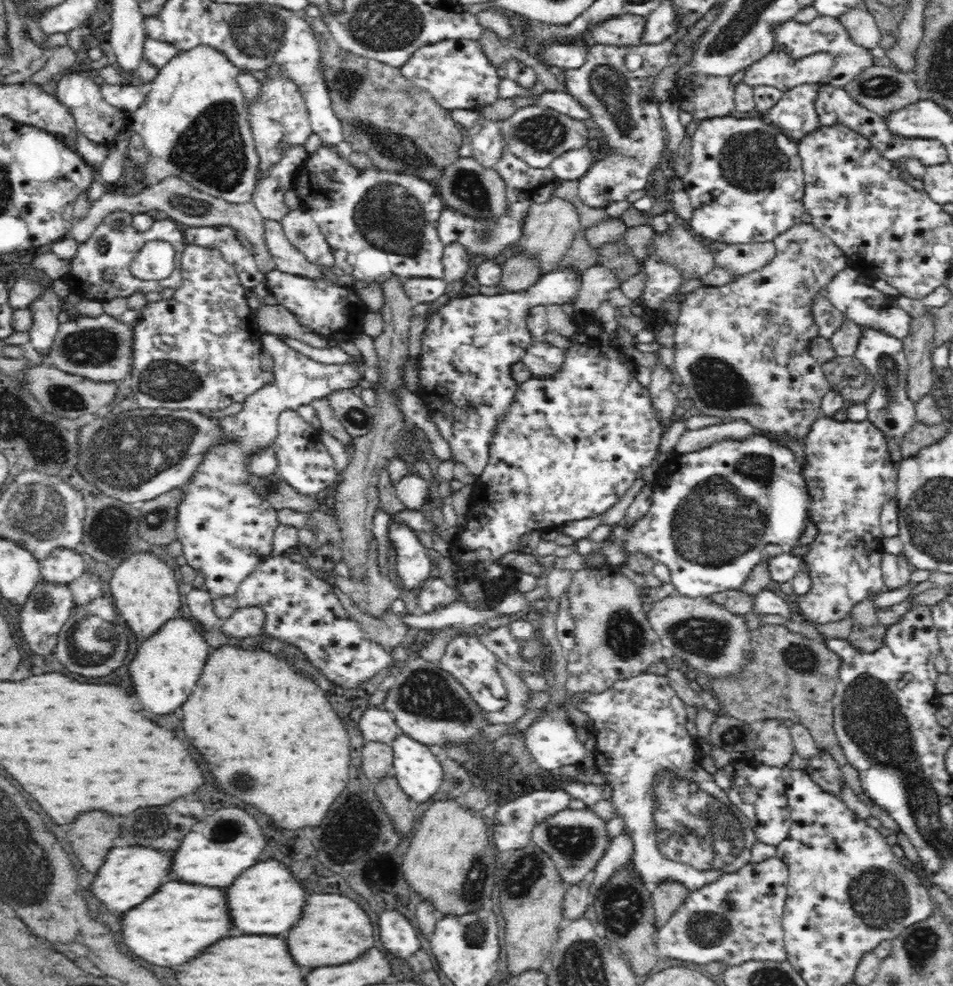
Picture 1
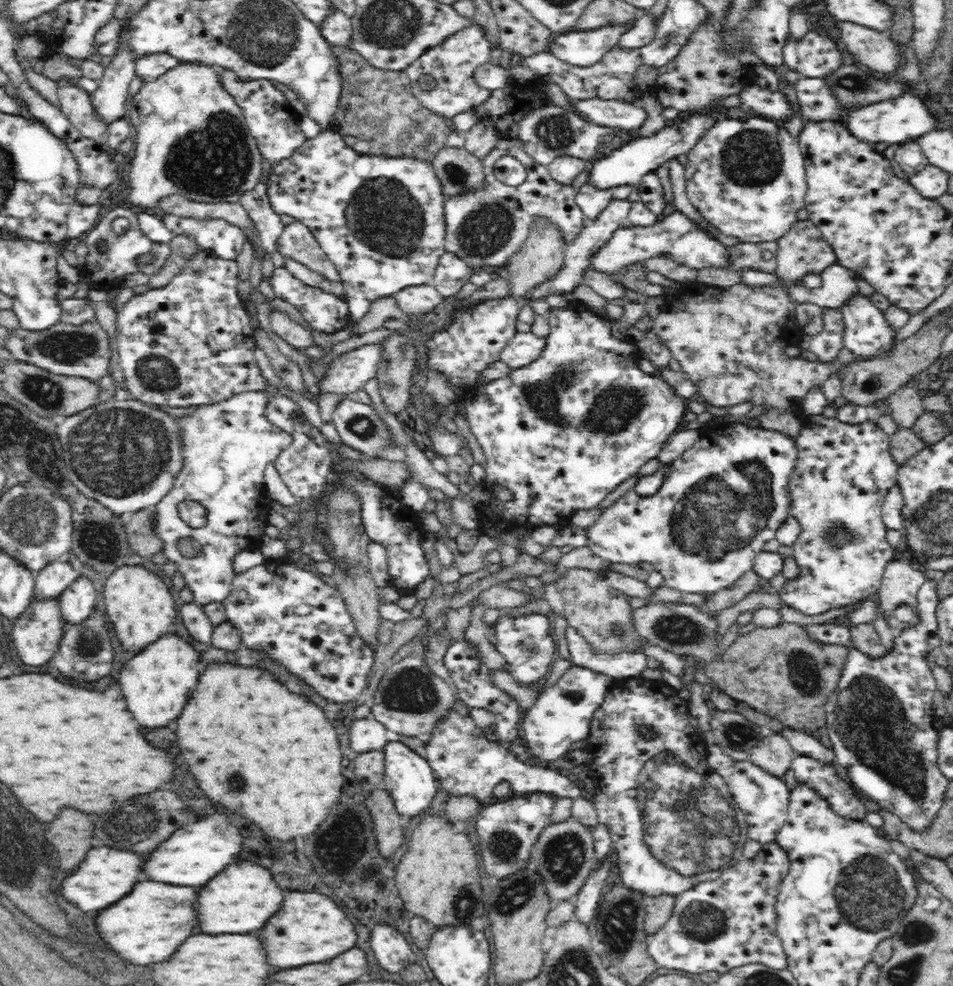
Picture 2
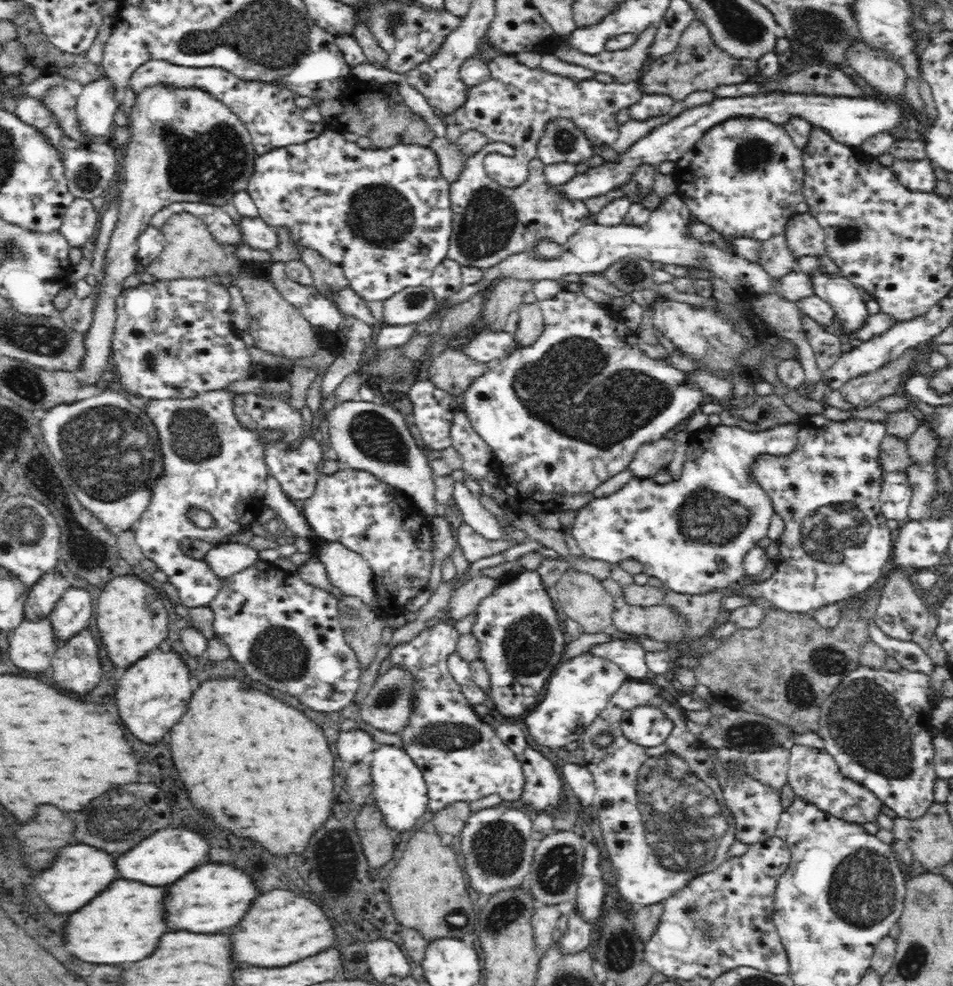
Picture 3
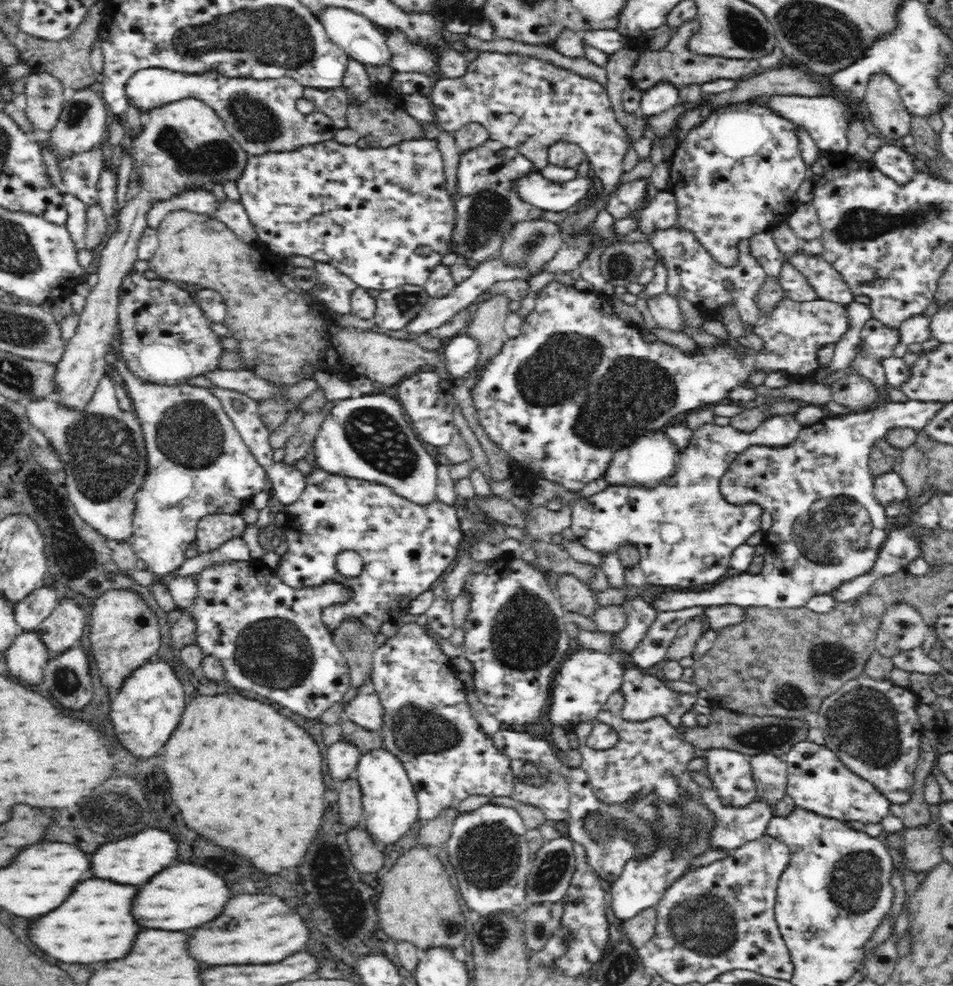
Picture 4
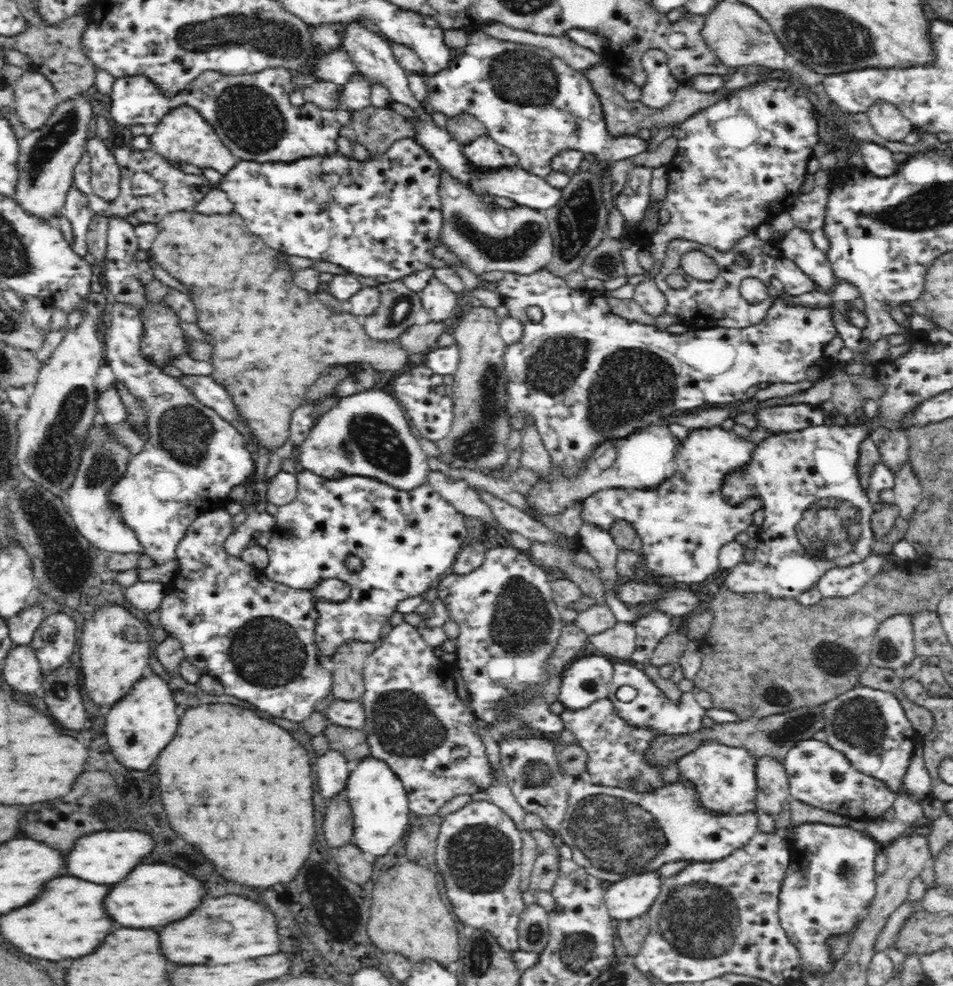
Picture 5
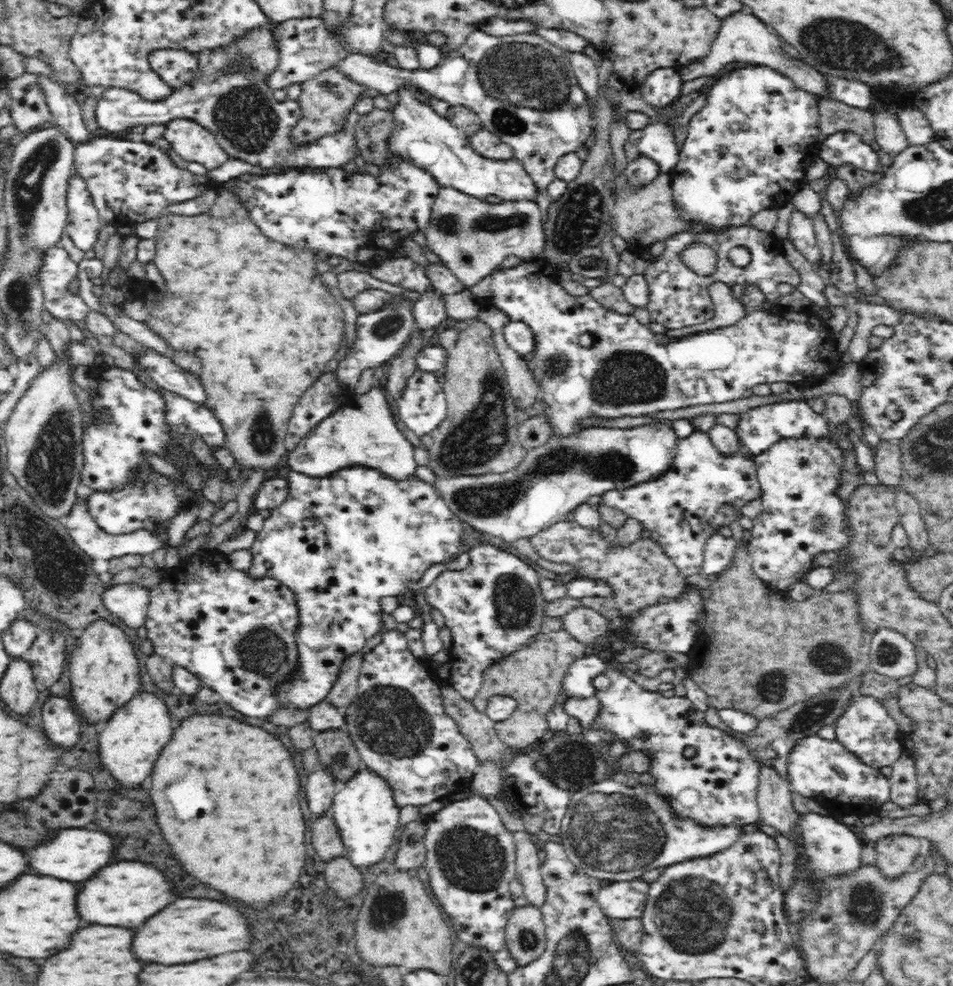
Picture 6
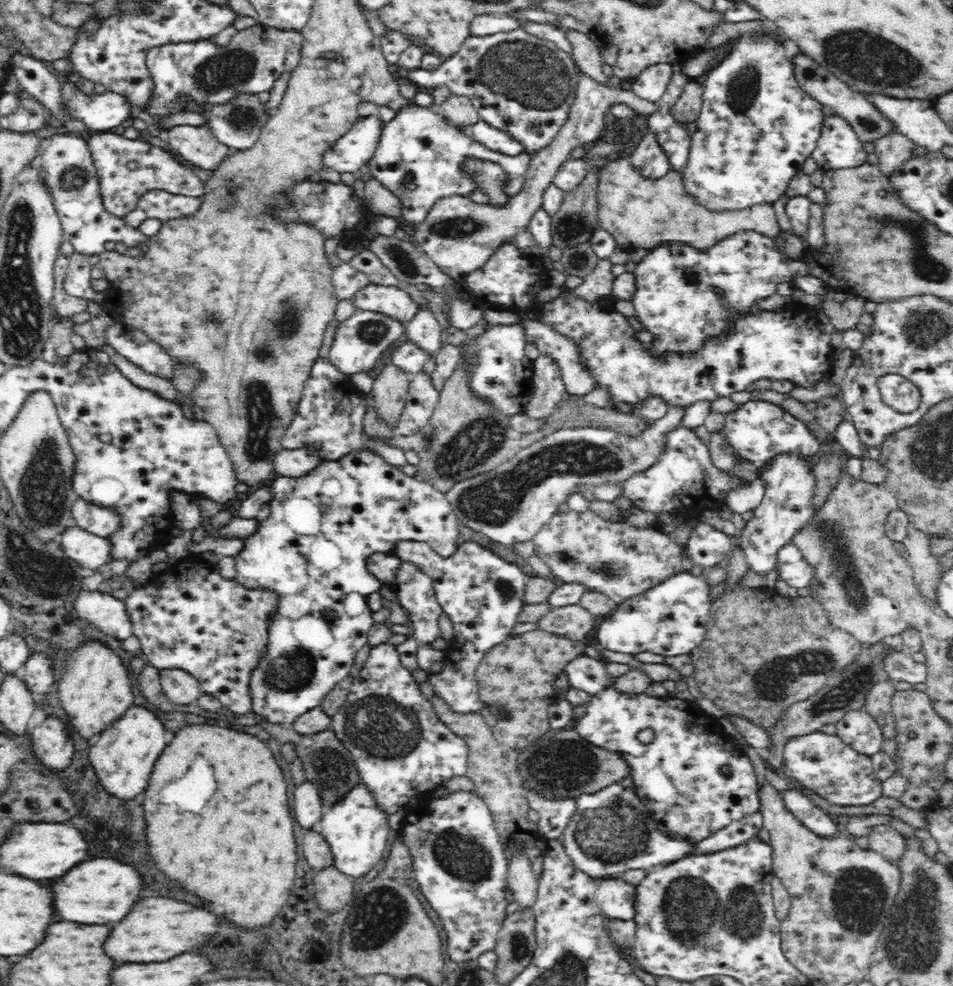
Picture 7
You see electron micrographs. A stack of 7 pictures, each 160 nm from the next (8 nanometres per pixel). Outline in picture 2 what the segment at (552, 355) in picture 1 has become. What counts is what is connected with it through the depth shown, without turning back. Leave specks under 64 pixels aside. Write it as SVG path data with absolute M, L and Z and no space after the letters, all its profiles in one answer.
M518 332L504 350L501 360L506 361L513 370L518 370L542 358L546 346L545 338L538 337L532 332Z

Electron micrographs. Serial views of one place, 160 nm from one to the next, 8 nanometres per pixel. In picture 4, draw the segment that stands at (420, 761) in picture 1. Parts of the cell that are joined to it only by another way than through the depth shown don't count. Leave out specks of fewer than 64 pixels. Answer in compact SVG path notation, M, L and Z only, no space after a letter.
M376 749L361 755L356 772L360 789L362 789L362 805L364 812L362 825L370 831L370 835L381 844L382 848L392 843L402 843L410 838L410 828L420 820L417 790L410 781L408 771L402 759L388 749Z

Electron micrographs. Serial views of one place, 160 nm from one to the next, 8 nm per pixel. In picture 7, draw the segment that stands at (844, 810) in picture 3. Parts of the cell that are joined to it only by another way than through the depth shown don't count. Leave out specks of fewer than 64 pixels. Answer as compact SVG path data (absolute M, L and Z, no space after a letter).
M821 730L801 737L794 737L786 743L784 749L784 763L794 780L798 780L800 786L808 788L818 796L826 799L836 806L868 806L882 798L883 784L874 773L870 757L860 754L851 746L848 746L839 736L824 734Z

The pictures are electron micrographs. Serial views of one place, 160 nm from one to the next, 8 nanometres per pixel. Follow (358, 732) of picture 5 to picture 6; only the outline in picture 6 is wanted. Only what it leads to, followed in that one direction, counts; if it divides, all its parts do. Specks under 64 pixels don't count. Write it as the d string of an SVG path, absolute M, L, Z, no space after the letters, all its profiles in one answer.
M345 729L318 731L312 740L320 765L330 768L340 786L360 768L367 768L350 733Z

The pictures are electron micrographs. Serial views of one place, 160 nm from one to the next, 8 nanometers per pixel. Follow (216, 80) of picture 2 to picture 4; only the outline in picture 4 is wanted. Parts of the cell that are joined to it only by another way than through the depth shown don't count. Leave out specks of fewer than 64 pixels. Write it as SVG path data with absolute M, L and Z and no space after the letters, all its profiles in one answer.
M181 98L162 103L142 115L142 130L127 139L133 158L135 191L117 212L117 226L108 230L108 241L102 248L98 264L98 284L87 296L80 313L76 334L68 340L62 361L56 364L58 400L67 407L82 409L92 398L97 384L106 377L108 352L118 330L118 304L122 282L138 262L138 242L148 227L148 213L154 205L170 201L189 191L204 189L212 193L212 186L236 182L244 174L249 155L240 142L226 129L226 122L213 106L199 98Z

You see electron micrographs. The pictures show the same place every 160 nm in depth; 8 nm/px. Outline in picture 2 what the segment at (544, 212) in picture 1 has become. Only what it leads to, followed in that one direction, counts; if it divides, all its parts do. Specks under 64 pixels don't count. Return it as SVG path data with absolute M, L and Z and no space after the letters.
M536 215L531 220L528 236L514 252L506 264L508 270L508 281L510 281L510 294L518 297L526 297L531 288L549 279L562 268L566 257L565 248L569 243L562 233L562 229L550 221L546 215Z

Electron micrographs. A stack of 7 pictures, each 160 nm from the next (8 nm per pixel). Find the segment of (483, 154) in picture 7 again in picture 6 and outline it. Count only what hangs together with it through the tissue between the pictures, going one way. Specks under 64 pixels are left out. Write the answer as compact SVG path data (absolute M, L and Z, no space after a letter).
M398 88L398 104L392 107L396 126L392 135L390 155L401 155L409 158L414 164L430 171L439 186L452 186L464 194L485 200L487 196L496 196L502 201L530 201L538 203L542 197L541 189L534 179L524 170L522 163L512 160L490 160L474 152L469 137L462 129L452 125L445 117L441 117L427 102L416 100L408 88Z

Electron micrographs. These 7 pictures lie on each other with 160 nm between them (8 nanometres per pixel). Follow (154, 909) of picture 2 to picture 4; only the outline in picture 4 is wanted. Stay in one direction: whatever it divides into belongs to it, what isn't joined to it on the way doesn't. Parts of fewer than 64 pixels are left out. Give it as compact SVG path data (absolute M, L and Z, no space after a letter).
M86 880L78 886L76 894L66 900L66 906L60 906L54 914L48 914L38 922L32 932L34 942L42 950L48 950L50 956L68 964L122 960L132 952L140 930L144 930L134 916L138 892L136 886L120 886L110 880Z

